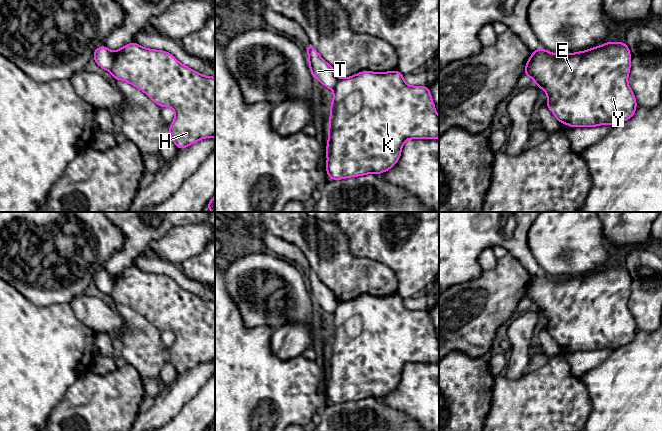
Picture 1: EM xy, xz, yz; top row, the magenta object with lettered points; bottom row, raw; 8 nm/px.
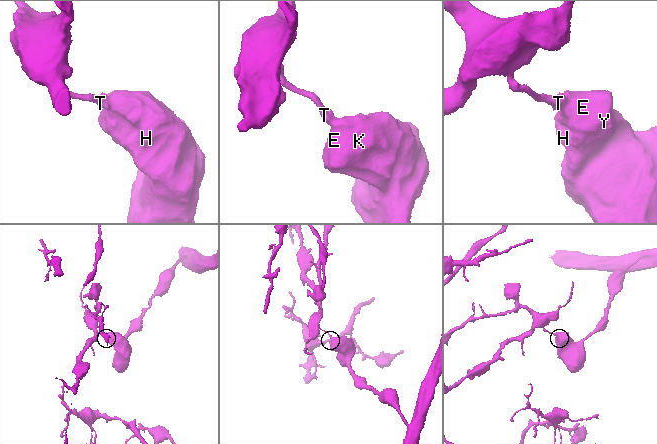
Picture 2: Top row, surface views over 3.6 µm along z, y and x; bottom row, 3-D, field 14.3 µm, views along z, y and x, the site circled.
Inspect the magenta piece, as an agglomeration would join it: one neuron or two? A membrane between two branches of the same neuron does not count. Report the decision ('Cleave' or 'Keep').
Cleave

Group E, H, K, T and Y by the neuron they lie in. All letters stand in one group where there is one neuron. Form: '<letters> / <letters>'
E H K Y / T

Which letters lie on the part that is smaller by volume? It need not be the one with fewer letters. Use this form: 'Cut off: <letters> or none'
Cut off: T

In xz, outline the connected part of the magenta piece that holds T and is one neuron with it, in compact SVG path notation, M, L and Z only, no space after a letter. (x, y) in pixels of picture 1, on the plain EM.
M311 268L307 272L307 279L309 280L308 288L313 302L319 304L323 310L334 313L338 304L334 292L319 279Z

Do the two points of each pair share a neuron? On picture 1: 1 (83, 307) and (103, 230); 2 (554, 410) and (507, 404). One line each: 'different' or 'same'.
1: different
2: same

